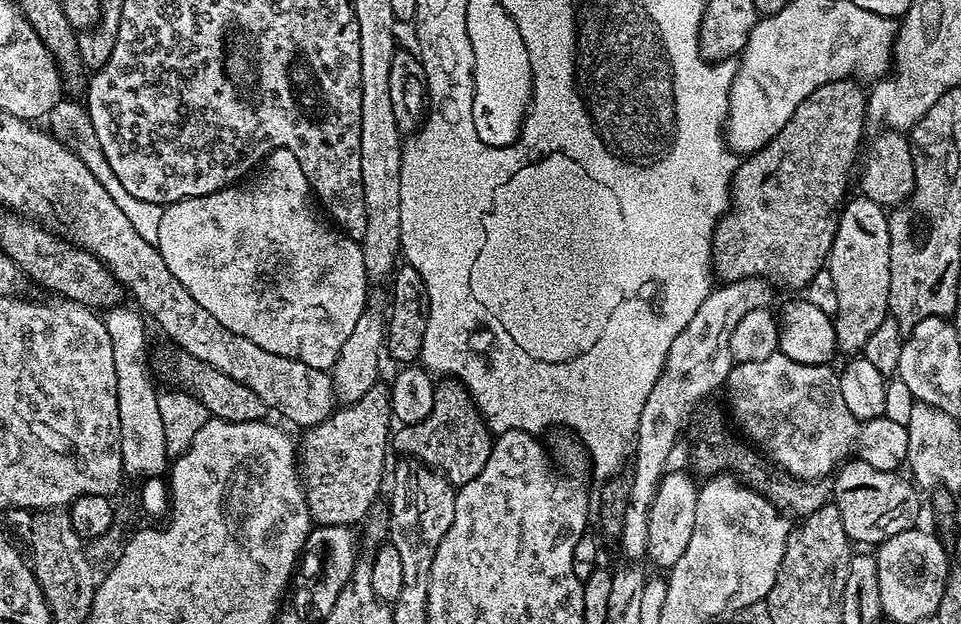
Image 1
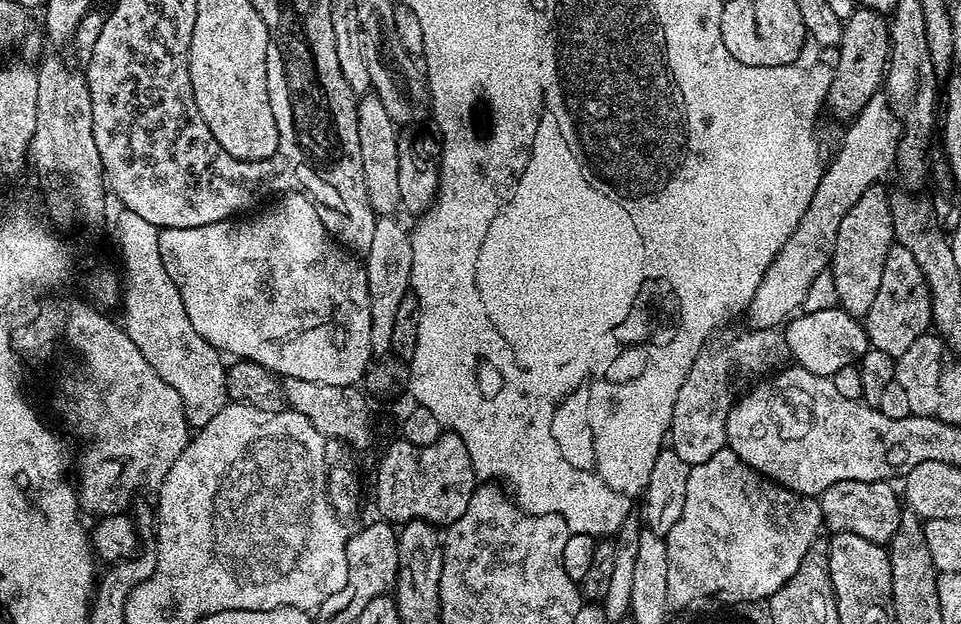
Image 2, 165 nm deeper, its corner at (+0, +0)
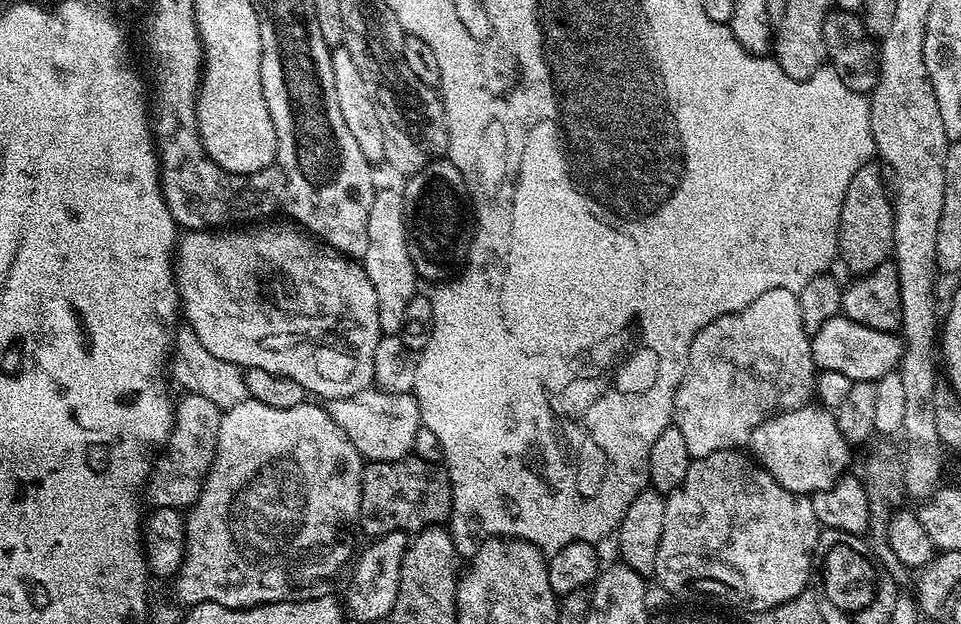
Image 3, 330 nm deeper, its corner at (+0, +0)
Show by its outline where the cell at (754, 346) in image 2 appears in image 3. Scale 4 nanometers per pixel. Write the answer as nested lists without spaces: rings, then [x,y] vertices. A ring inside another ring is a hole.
[[[785,288],[766,290],[766,294],[754,298],[748,308],[719,316],[698,330],[690,346],[688,368],[674,398],[674,426],[682,430],[686,450],[690,450],[694,458],[743,449],[762,422],[780,412],[800,408],[813,399],[817,371],[812,357],[812,341],[803,326],[797,293]]]

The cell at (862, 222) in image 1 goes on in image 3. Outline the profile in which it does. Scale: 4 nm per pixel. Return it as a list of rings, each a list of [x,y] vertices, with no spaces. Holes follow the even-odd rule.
[[[869,162],[850,178],[846,198],[842,202],[840,215],[839,259],[844,259],[853,277],[865,276],[870,270],[882,266],[892,256],[892,227],[896,221],[893,201],[884,193],[884,176],[881,165]]]

